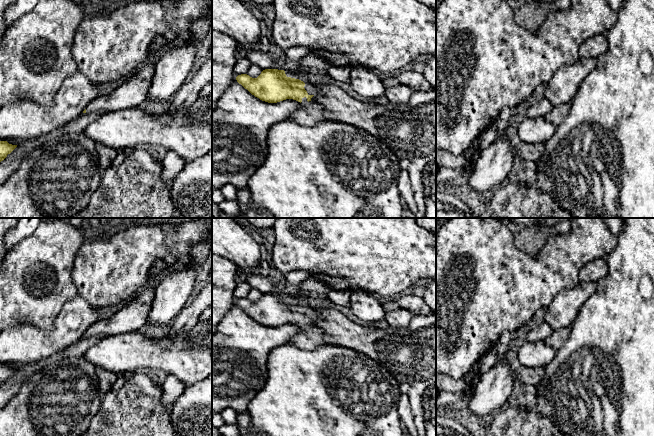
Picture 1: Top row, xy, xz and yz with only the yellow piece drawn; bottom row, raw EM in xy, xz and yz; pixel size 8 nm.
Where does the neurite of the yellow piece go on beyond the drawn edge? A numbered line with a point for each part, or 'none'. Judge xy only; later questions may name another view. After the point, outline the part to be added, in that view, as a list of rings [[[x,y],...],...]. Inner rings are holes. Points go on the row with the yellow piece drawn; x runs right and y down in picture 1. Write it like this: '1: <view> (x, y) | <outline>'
1: xy (131, 94) | [[[162,36],[156,37],[152,42],[148,61],[113,92],[92,100],[87,105],[86,112],[82,114],[105,113],[139,107],[147,98],[156,62],[165,46],[166,39]]]

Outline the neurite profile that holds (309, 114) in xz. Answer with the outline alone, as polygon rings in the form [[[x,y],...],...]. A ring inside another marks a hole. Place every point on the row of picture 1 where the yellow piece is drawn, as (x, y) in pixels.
[[[317,102],[300,103],[300,109],[290,119],[299,125],[307,127],[328,120],[324,116],[322,106]]]

